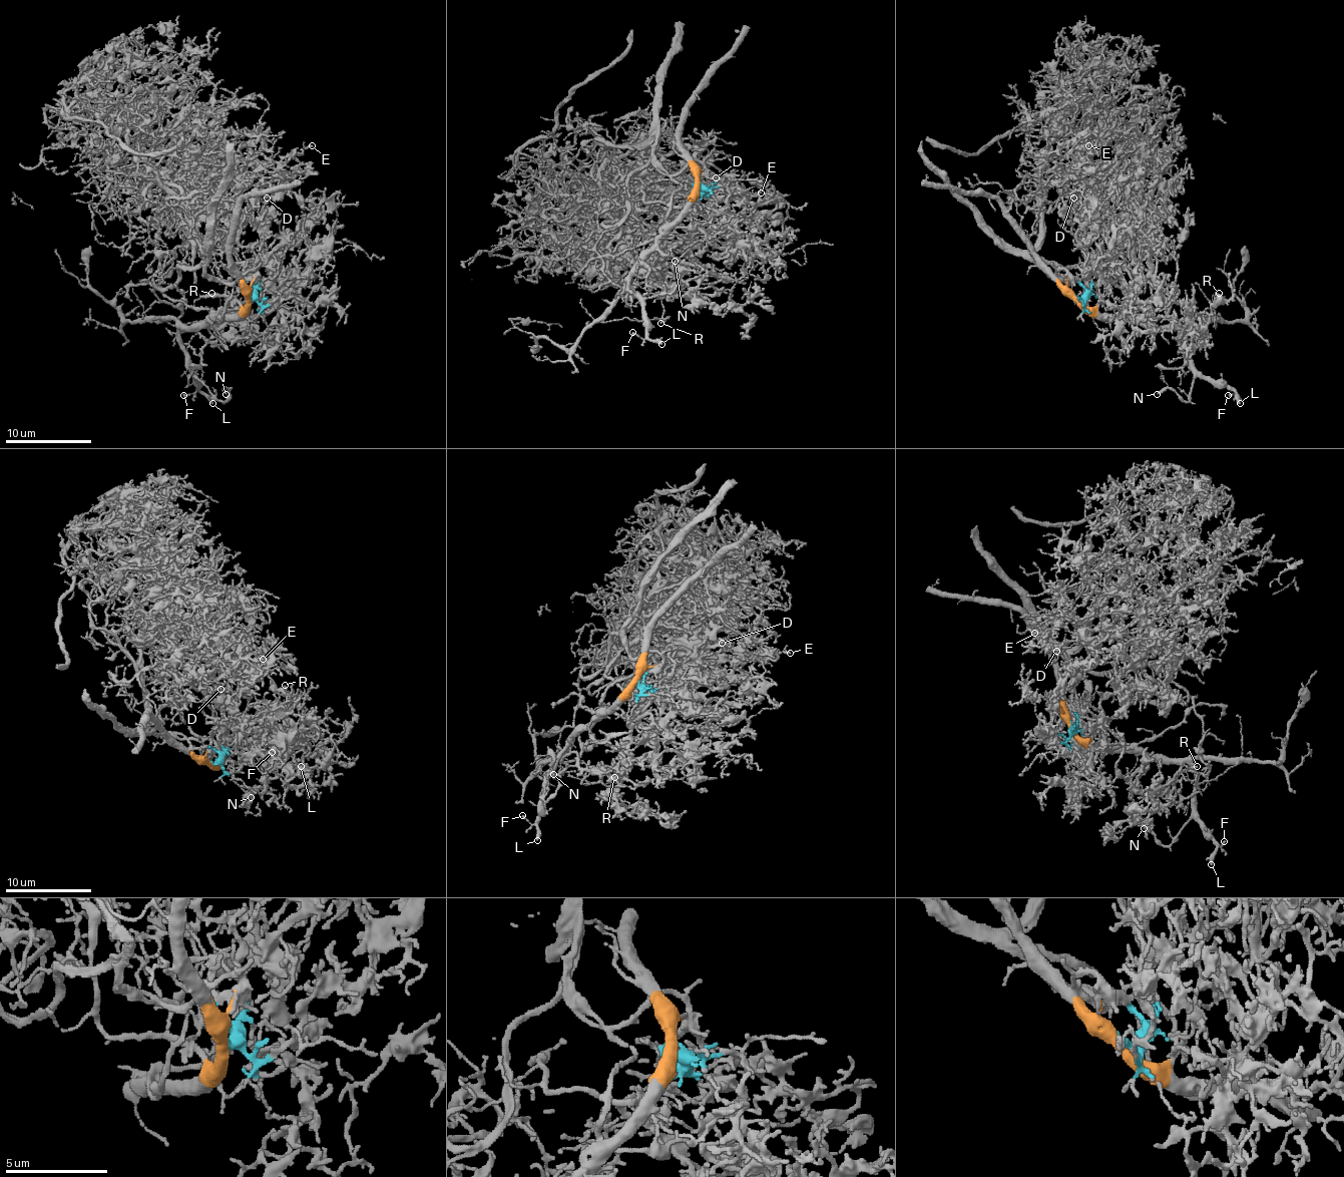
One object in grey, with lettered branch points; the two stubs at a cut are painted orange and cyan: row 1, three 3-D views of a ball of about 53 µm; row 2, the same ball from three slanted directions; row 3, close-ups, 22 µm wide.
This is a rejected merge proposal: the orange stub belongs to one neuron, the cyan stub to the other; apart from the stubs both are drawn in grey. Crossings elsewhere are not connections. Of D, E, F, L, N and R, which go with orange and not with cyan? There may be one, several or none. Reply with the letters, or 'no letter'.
F, L, N, R

